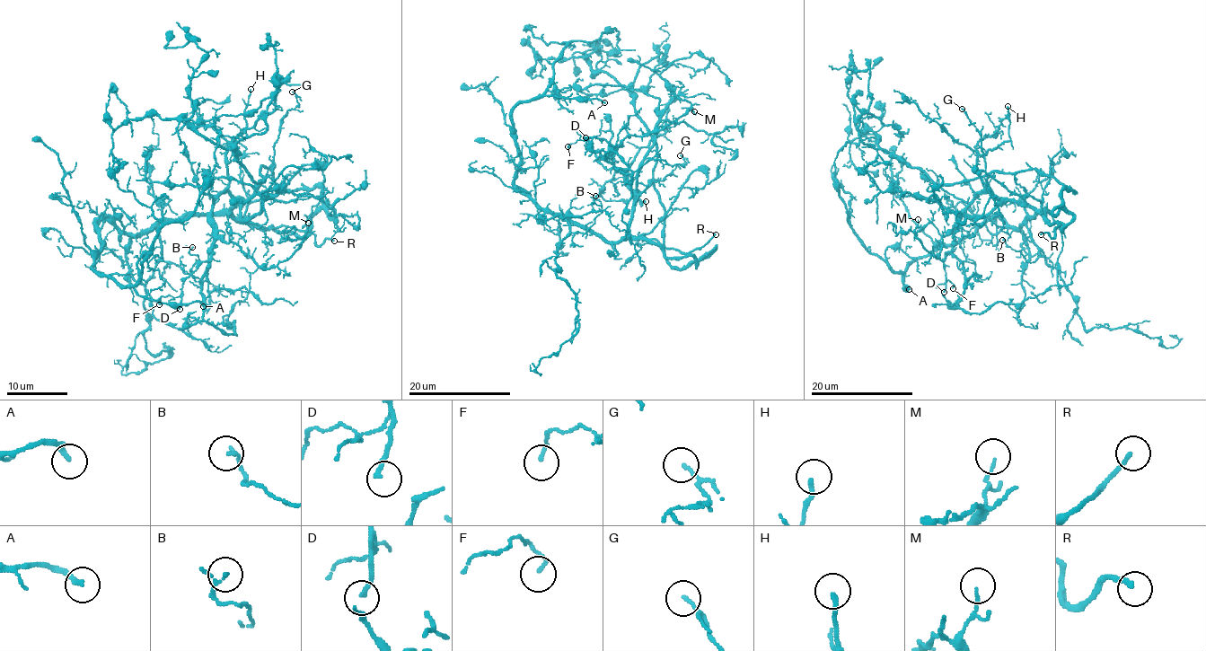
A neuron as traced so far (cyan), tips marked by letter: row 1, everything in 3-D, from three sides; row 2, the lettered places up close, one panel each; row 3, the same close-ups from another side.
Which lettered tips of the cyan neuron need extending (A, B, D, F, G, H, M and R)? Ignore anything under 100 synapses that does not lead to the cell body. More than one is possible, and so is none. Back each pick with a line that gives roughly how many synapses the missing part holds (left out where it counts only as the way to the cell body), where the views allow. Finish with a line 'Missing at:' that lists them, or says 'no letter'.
Missing at: R

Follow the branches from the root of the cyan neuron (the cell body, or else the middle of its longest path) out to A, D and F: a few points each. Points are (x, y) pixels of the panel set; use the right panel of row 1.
A: (1054, 223), (1045, 218), (1048, 212), (1018, 228), (994, 215), (972, 233), (914, 259), (902, 274), (909, 289)
D: (1054, 223), (1027, 206), (981, 192), (953, 233), (953, 249), (946, 252), (944, 261), (944, 292)
F: (1054, 223), (1027, 206), (981, 192), (963, 215), (953, 233), (953, 249), (946, 252), (945, 277), (953, 288)

